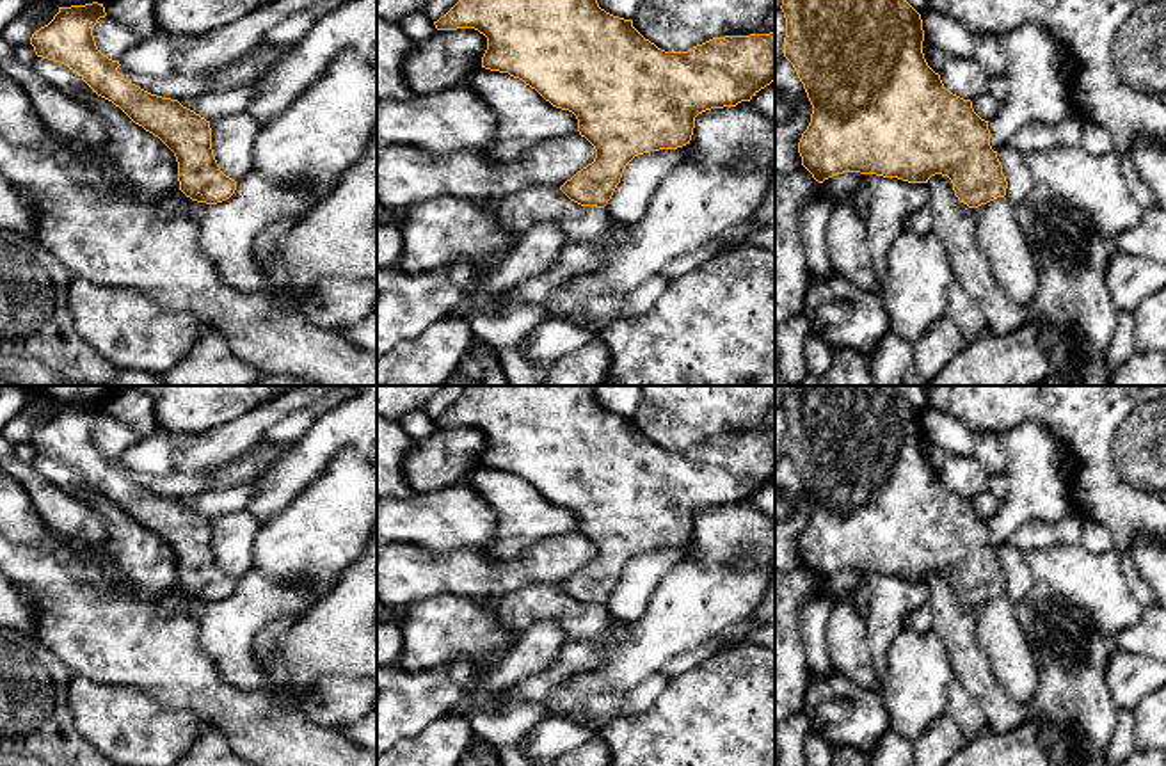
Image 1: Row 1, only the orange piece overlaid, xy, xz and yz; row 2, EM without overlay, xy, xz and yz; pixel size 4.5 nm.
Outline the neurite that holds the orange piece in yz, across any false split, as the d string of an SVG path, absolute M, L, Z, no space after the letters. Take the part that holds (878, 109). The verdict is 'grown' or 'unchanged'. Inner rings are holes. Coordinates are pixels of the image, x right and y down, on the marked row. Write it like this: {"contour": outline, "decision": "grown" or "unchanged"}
{"contour": "M782 0L780 9L786 18L784 57L793 64L812 105L811 123L802 133L798 153L802 156L802 165L818 183L843 172L876 174L883 178L898 178L908 183L928 183L931 176L942 174L951 180L958 201L969 208L978 208L997 197L1006 197L1015 208L1033 190L1034 183L1026 165L1026 153L1010 144L994 151L990 146L988 121L981 119L974 112L970 100L963 100L949 92L944 87L940 75L928 66L922 53L922 20L906 0Z", "decision": "grown"}

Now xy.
{"contour": "M98 2L59 7L53 20L32 34L30 44L37 57L68 66L91 87L76 89L75 100L103 117L107 140L101 148L135 187L156 199L167 197L176 188L197 203L217 204L229 199L236 181L226 176L215 160L210 121L178 100L151 94L128 82L117 71L119 60L108 59L96 46L92 28L105 16L105 7Z", "decision": "grown"}

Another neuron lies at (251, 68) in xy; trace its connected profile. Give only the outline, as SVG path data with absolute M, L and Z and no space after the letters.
M260 44L249 55L233 62L228 71L215 82L219 91L229 91L240 85L261 80L267 71L288 55L292 48Z

